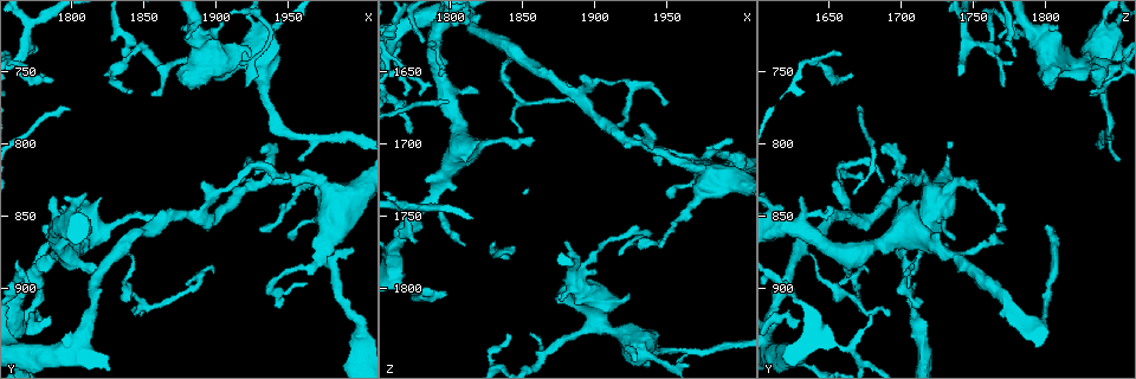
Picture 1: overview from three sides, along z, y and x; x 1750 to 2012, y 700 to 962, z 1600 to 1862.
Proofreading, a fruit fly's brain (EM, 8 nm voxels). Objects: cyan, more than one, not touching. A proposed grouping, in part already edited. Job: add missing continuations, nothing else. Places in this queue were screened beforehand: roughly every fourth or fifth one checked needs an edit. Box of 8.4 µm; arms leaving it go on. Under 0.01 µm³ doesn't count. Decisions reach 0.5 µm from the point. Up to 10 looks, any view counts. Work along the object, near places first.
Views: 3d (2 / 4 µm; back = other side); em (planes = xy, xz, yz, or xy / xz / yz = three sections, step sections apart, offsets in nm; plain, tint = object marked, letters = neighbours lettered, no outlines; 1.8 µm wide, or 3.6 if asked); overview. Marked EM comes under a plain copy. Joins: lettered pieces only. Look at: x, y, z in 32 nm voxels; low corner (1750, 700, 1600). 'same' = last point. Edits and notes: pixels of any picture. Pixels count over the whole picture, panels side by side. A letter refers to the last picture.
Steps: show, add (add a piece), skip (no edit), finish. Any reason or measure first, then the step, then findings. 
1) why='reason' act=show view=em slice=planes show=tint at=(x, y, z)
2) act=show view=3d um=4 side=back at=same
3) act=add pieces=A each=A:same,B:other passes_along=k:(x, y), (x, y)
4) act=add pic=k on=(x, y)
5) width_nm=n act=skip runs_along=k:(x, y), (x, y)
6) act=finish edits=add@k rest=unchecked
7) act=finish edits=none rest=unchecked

why='branch stops here' act=show view=em slice=yz step=16 show=letters at=(1878, 726, 1768)

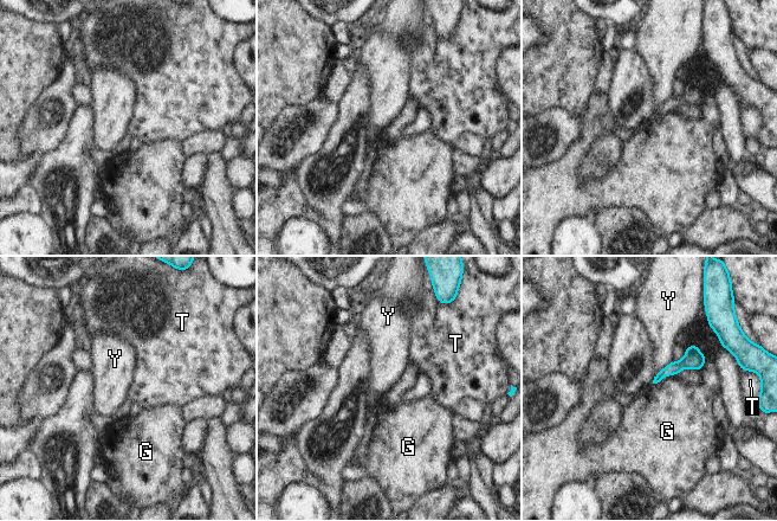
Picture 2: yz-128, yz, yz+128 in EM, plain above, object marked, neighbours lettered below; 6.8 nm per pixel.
act=skip each=G:other,T:other,Y:other border=2:(674, 360), (660, 370) found='no lettered piece goes on from it'

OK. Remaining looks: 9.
why='free end' act=show view=3d um=2 at=(1858, 850, 1696)

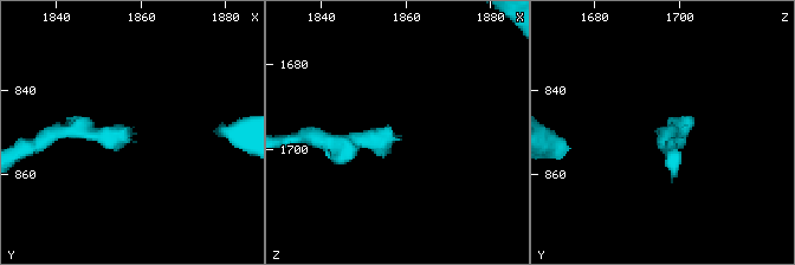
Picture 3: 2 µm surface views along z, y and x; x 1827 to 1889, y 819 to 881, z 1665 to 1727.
why='now the EM' act=show view=em um=3.6 slice=xz step=16 show=letters at=(1857, 849, 1697)

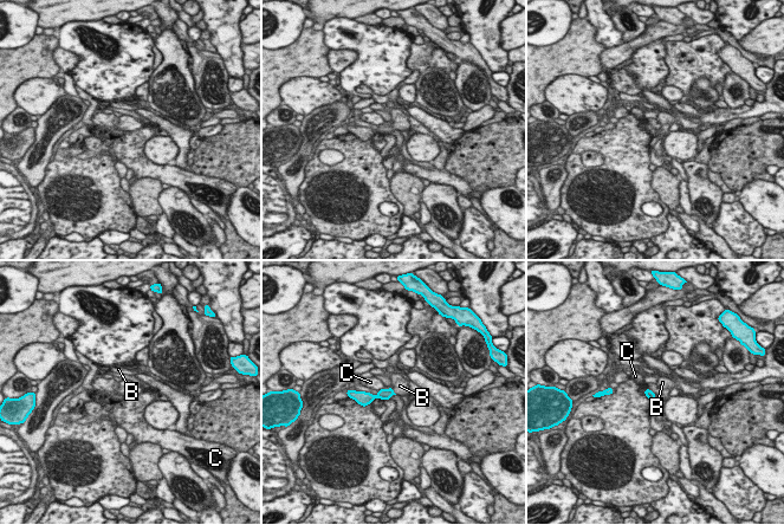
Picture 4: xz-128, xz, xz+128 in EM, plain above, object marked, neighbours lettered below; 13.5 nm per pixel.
longest_contact=B:130nm act=add pieces=B each=B:same,C:other passes_along=4:(387, 394), (393, 390), (400, 386) found='it goes on there'

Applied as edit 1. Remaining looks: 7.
why='an open end' act=show view=em slice=xy step=8 show=tint at=(1848, 916, 1692)

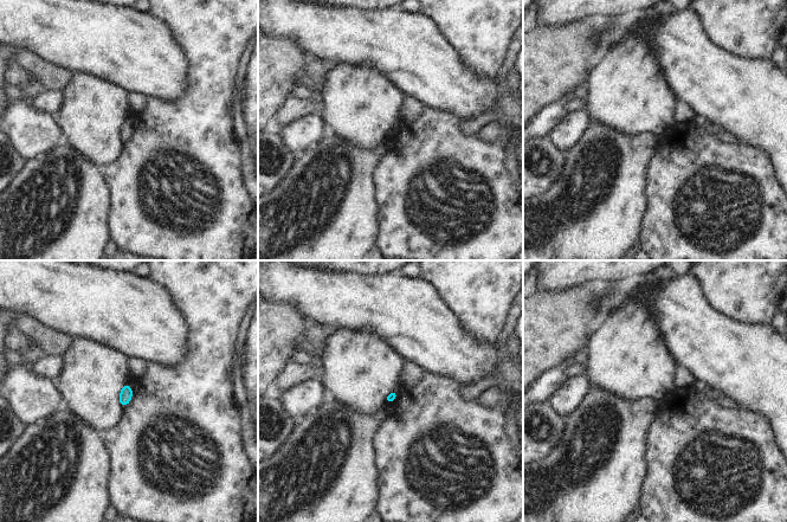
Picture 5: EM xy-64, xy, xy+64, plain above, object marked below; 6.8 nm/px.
why='cut it another way' act=show view=em slice=planes show=letters at=same

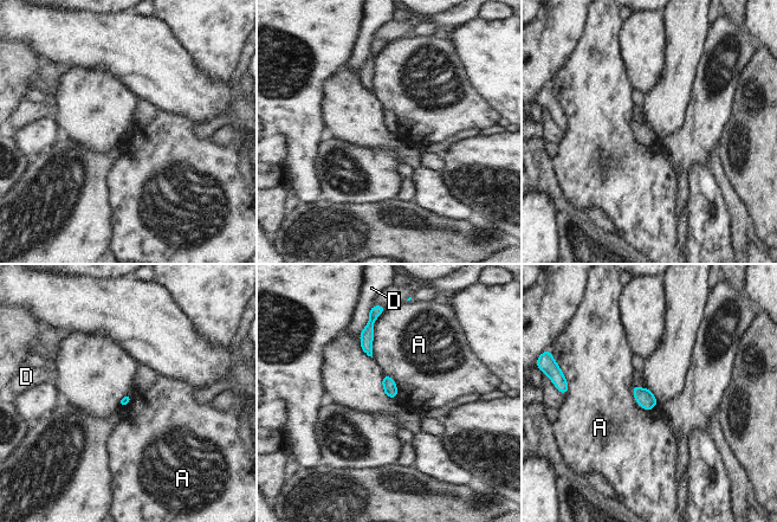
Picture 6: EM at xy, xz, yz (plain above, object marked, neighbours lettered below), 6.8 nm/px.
act=skip each=A:other,D:other border=6:(380, 315), (374, 322), (371, 356) found='no lettered piece goes on from it'

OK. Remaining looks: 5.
act=finish edits=add@4 rest=unchecked

